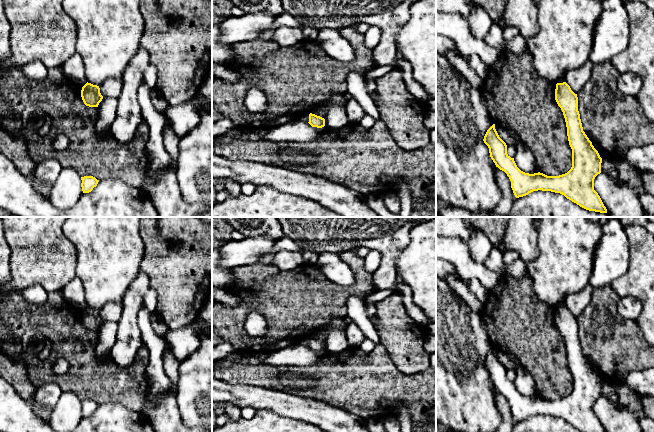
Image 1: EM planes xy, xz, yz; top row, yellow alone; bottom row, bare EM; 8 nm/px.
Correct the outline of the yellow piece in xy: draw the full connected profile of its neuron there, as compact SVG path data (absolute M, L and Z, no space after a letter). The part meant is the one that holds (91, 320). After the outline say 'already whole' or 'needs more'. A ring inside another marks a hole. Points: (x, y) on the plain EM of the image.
M88 306L82 311L81 321L84 328L89 331L98 331L103 323L99 310Z | already whole

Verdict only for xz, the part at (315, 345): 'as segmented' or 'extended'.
as segmented

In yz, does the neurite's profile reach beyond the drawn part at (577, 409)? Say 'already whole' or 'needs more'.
already whole

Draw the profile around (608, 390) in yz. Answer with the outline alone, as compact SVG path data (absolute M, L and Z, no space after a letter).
M604 381L601 387L601 397L609 399L615 405L615 407L619 409L620 405L617 395L618 387L619 385L612 384L609 381Z

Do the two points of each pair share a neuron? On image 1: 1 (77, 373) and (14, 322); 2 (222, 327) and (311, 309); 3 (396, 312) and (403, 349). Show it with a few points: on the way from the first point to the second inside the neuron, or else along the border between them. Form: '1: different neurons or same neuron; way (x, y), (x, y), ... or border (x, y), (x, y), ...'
1: same neuron; way (73, 353), (42, 322), (34, 322)
2: same neuron; way (244, 308), (248, 304), (289, 304)
3: same neuron; way (396, 321), (396, 329), (403, 340)

